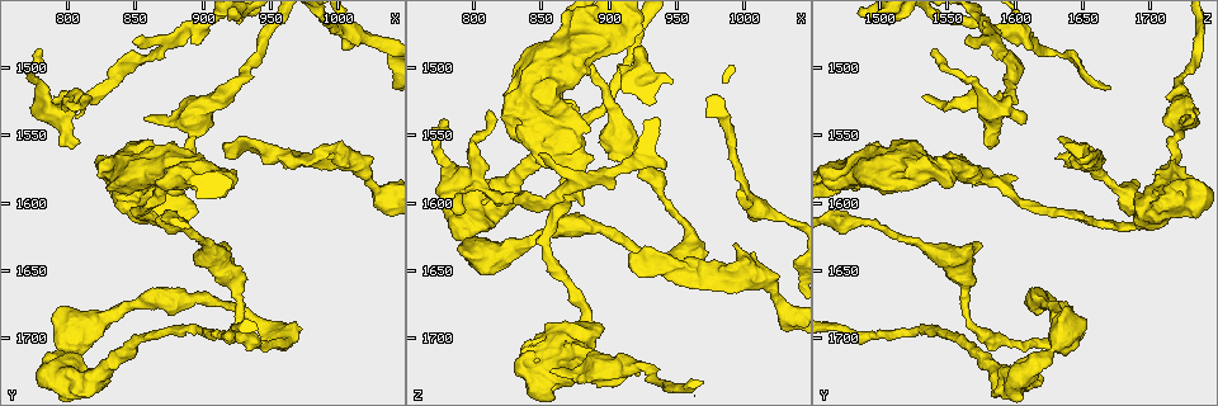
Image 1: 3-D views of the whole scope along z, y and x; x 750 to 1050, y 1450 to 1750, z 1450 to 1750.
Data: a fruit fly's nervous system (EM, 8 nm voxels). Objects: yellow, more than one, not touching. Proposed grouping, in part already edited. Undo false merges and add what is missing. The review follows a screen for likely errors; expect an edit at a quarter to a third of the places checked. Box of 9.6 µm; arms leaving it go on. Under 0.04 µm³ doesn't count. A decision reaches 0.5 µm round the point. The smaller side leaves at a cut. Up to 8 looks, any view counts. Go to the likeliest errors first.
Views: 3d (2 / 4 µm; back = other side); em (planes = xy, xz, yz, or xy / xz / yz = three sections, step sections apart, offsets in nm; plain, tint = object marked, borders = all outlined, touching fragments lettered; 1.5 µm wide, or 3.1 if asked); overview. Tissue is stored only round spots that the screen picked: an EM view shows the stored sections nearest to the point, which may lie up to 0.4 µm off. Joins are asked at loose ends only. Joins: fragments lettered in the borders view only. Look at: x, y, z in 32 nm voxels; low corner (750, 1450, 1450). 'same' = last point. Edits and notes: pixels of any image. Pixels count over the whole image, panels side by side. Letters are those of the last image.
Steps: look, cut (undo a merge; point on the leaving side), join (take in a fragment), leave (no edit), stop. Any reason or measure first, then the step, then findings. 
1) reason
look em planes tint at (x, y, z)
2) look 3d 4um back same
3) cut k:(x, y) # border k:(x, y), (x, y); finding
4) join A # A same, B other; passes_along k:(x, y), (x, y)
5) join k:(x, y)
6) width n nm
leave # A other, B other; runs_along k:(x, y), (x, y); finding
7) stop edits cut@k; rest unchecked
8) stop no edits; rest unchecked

free end
look em planes borders at (780, 1486, 1540)

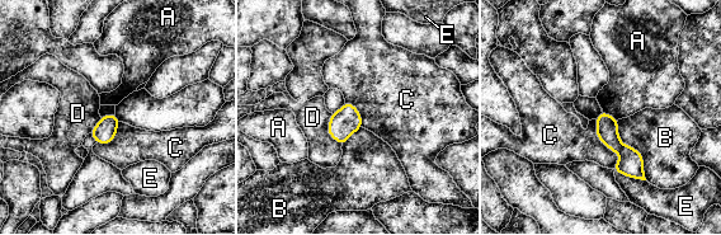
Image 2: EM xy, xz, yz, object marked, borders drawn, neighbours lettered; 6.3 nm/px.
leave # A other, B other, C other, D other, E other; border 2:(603, 111), (617, 121); no lettered fragment goes on from it

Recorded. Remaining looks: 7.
thick end
look em yz step 8 borders at (832, 1588, 1720)

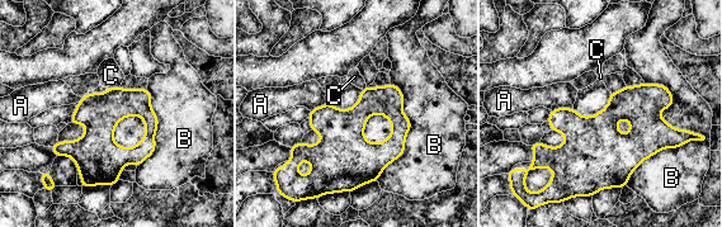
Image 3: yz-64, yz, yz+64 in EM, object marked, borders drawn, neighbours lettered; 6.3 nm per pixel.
leave # A other, B other, C other; border 3:(107, 86), (119, 88); none of them fits

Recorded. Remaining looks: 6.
calibre changes
look 3d 4um at (884, 1618, 1686)

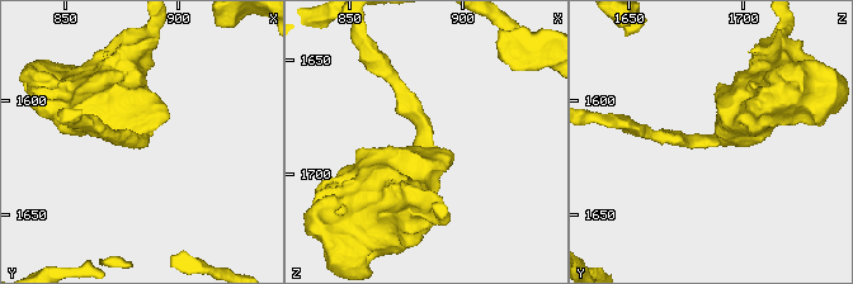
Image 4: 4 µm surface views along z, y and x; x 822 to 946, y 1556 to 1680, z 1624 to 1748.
look em planes tint at (882, 1617, 1688)

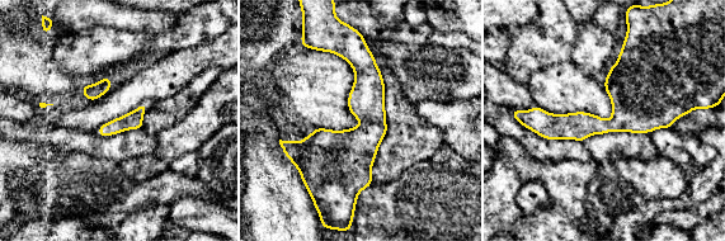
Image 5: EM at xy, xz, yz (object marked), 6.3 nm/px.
look em planes borders same

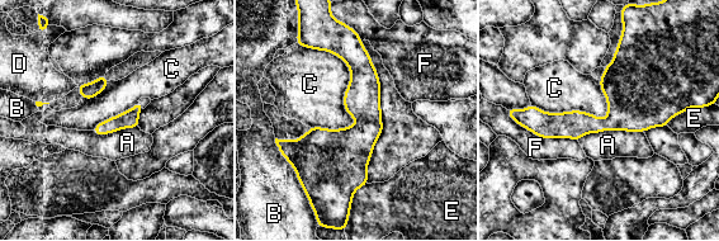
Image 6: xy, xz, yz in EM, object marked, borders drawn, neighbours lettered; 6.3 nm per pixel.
leave # A other, B other, C other, D other, E other, F other; runs_along 6:(140, 105), (124, 121), (97, 130); one neuron here

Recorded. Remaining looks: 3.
stop no edits; rest unchecked

